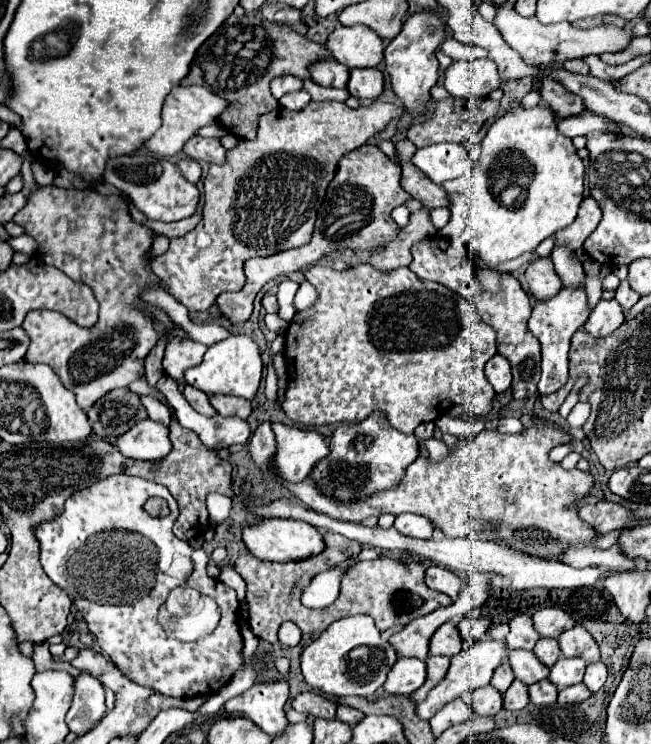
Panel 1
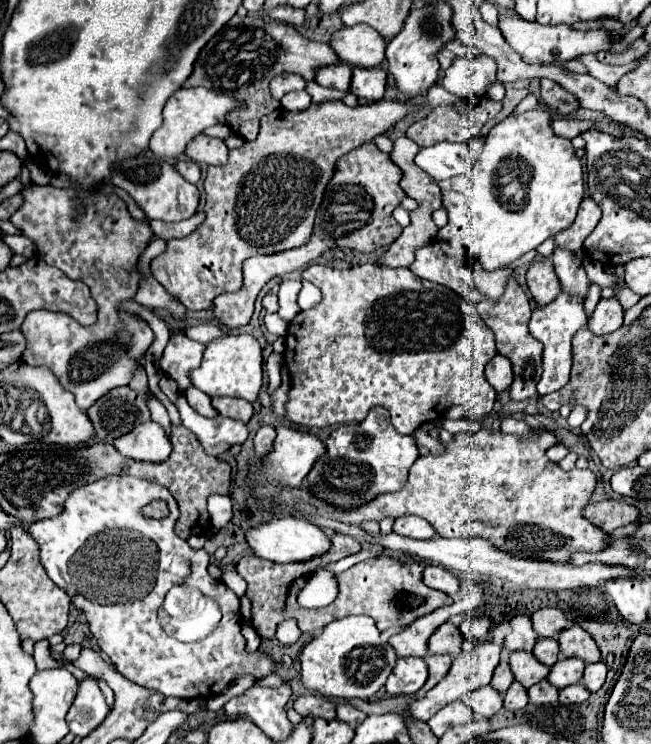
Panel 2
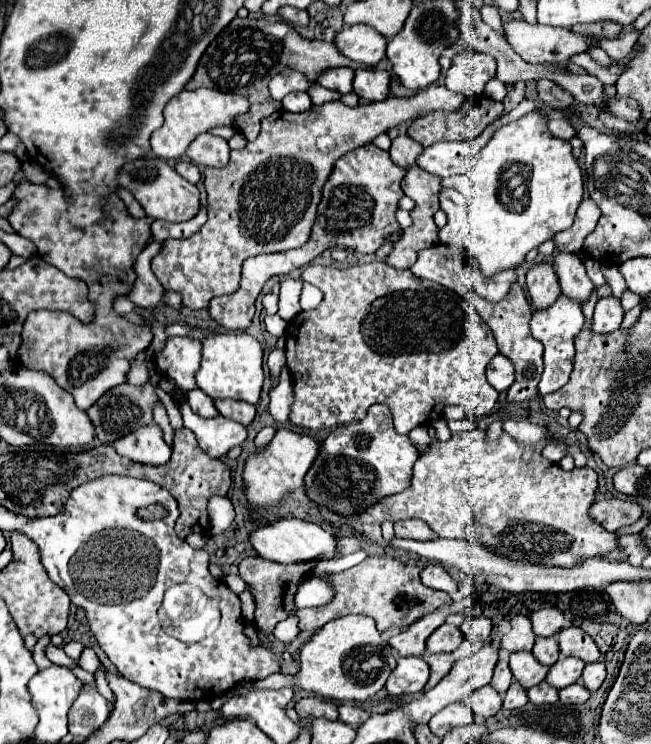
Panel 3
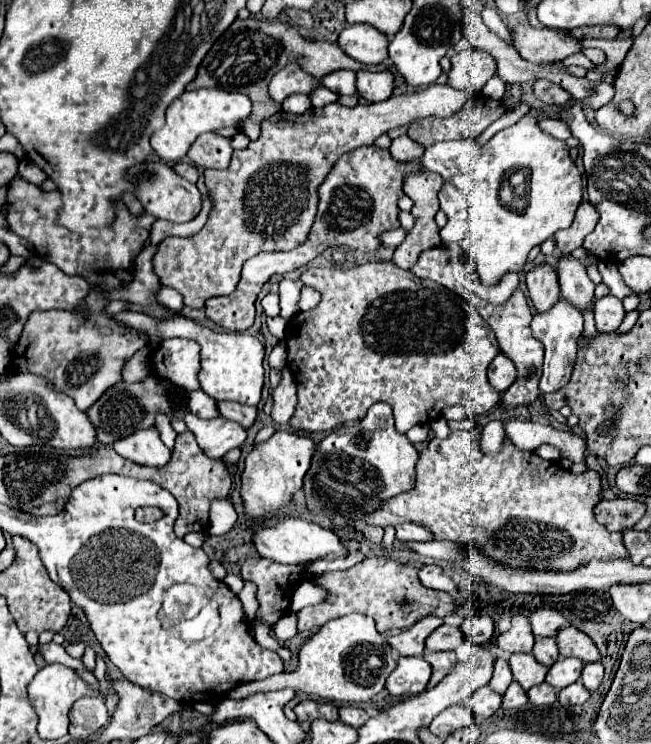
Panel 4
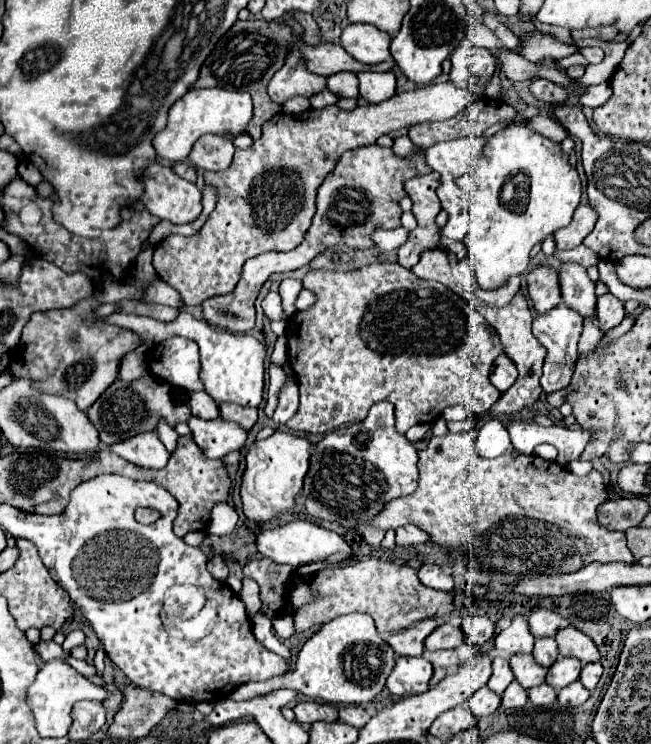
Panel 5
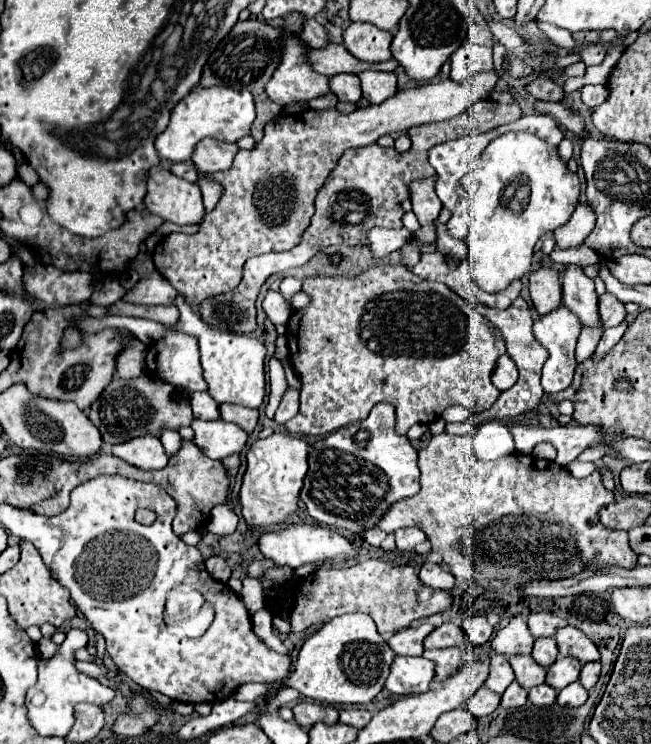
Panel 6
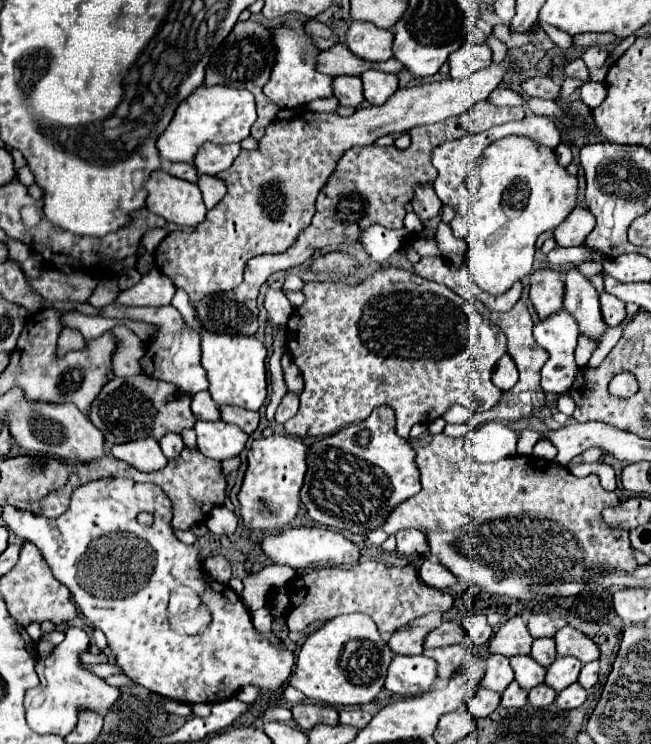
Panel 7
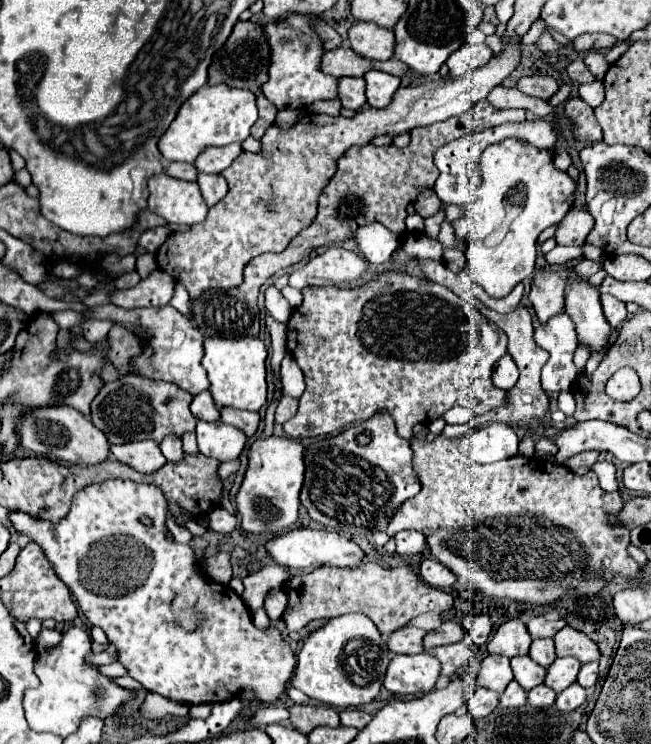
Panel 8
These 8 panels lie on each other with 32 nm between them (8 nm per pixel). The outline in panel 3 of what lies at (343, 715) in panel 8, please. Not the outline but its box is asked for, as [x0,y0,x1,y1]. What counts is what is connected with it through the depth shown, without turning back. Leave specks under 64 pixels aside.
[338,704,368,728]

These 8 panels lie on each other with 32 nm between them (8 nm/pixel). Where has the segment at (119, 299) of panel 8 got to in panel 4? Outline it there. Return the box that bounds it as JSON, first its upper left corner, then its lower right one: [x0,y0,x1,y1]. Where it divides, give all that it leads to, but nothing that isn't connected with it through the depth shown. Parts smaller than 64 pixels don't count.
[158,284,184,312]

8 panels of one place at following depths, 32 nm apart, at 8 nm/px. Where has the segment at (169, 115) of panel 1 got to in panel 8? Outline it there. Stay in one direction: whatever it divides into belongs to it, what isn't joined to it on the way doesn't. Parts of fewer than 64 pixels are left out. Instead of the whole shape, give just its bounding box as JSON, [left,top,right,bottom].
[160,84,256,162]

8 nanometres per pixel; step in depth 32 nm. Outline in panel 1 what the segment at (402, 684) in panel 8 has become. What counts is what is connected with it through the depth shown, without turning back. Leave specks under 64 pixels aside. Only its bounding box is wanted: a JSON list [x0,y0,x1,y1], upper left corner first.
[384,658,426,696]

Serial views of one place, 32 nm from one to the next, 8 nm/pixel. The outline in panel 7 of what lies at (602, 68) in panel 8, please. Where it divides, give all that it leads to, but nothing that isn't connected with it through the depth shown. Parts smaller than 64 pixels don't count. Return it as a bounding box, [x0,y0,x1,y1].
[581,47,609,68]

